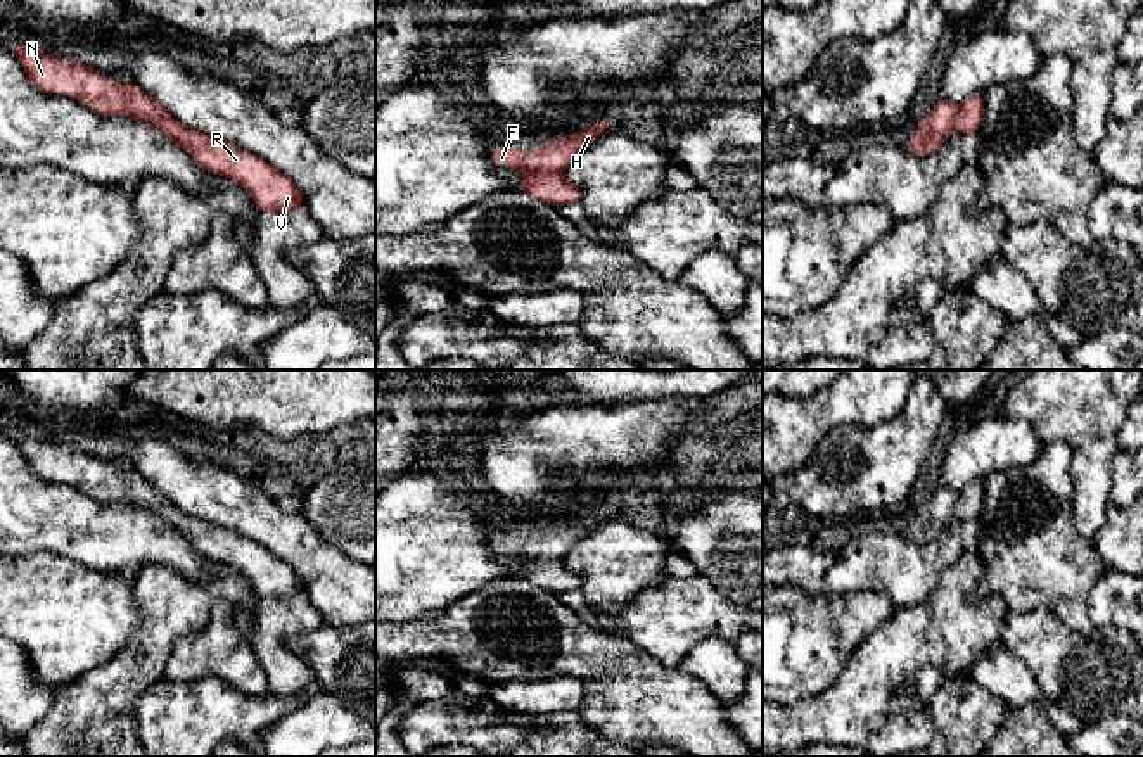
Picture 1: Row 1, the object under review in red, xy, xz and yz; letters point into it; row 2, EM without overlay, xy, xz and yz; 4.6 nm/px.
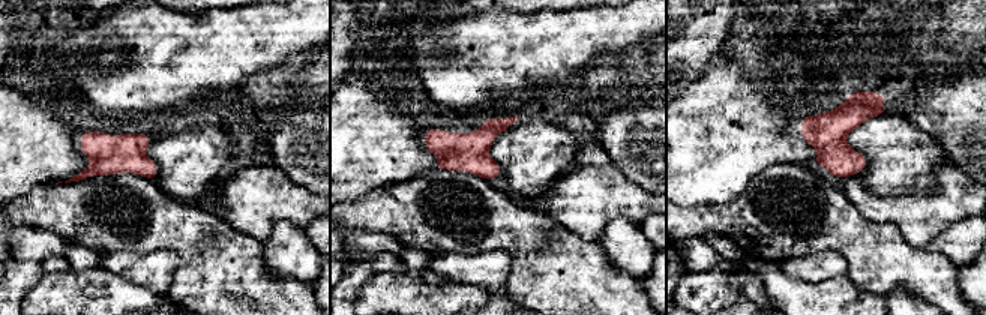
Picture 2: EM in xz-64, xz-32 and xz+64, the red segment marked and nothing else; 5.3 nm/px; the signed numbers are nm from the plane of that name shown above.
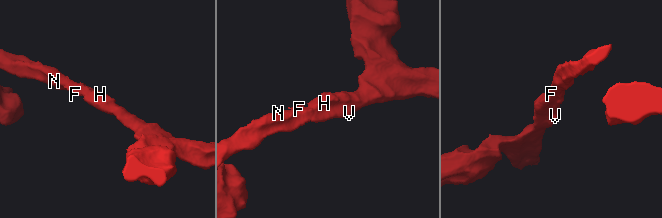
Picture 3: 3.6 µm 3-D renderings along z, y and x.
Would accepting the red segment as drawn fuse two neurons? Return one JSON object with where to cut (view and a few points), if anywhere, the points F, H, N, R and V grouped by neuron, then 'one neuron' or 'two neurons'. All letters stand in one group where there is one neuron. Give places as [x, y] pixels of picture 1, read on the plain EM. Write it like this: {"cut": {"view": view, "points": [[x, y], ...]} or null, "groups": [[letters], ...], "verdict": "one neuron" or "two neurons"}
{"cut": null, "groups": [["F", "H", "N", "R", "V"]], "verdict": "one neuron"}

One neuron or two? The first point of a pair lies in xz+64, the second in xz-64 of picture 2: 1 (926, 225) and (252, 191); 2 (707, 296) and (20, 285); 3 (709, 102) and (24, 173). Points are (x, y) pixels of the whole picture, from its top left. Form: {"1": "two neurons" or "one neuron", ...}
{"1": "one neuron", "2": "two neurons", "3": "one neuron"}

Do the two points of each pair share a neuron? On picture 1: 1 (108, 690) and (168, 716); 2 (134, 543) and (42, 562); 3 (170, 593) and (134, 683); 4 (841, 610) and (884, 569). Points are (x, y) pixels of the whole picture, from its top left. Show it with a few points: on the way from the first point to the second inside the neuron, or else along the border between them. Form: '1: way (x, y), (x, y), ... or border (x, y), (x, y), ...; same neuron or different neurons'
1: border (161, 676), (137, 700), (135, 731), (139, 738); different neurons
2: border (25, 553), (51, 550), (102, 572); different neurons
3: way (166, 616), (142, 661); same neuron
4: border (827, 591), (881, 591), (896, 607); different neurons

